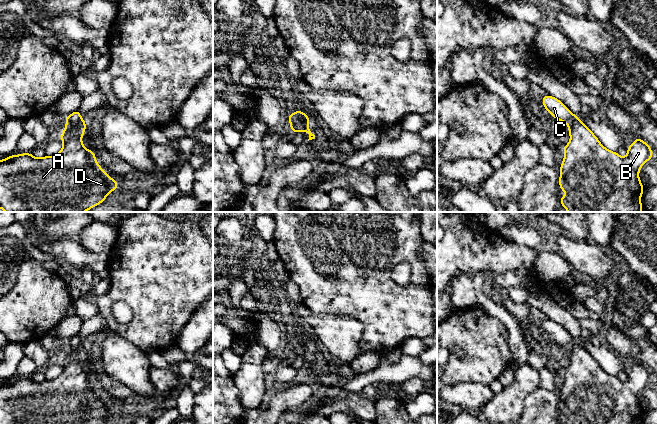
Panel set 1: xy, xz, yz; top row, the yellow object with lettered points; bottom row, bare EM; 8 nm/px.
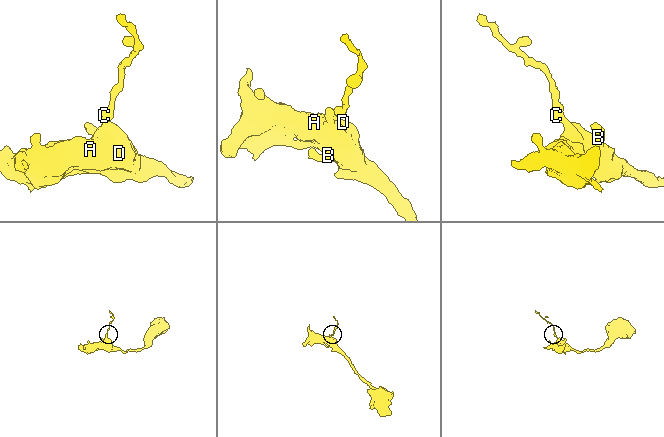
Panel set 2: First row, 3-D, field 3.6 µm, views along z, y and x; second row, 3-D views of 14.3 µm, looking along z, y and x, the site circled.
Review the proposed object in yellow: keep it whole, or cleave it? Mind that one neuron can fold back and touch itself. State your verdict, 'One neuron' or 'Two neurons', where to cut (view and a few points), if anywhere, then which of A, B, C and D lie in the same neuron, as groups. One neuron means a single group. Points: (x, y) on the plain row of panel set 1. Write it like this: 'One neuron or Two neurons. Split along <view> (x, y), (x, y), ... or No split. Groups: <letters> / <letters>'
One neuron. No split. Groups: A B C D

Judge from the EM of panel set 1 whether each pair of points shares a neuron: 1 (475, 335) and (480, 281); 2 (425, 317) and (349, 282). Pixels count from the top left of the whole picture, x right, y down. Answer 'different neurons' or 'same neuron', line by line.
1: different neurons
2: same neuron

